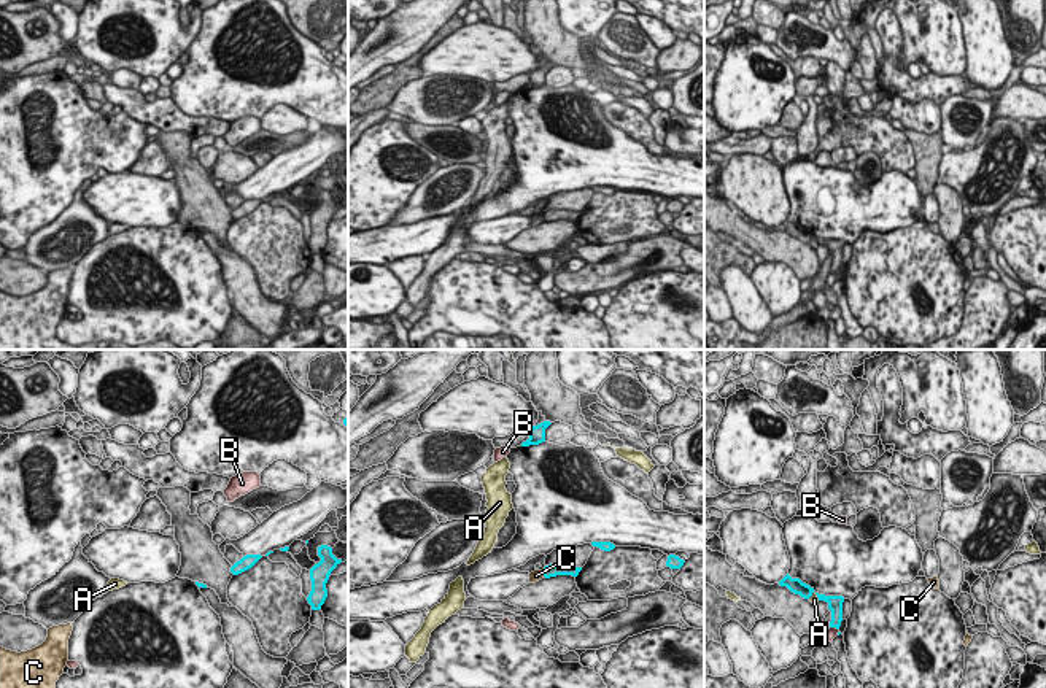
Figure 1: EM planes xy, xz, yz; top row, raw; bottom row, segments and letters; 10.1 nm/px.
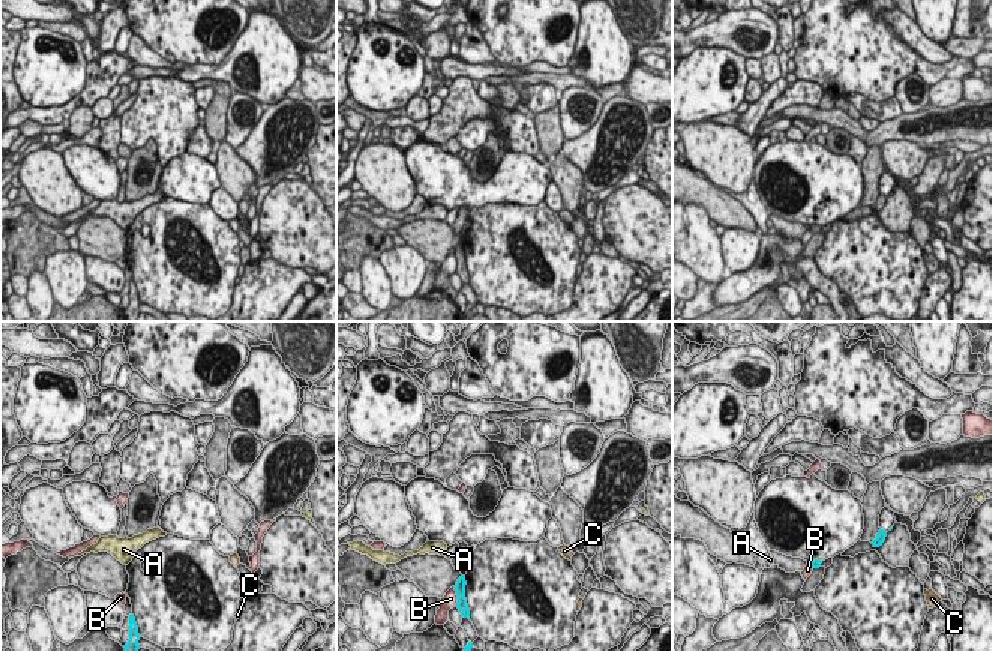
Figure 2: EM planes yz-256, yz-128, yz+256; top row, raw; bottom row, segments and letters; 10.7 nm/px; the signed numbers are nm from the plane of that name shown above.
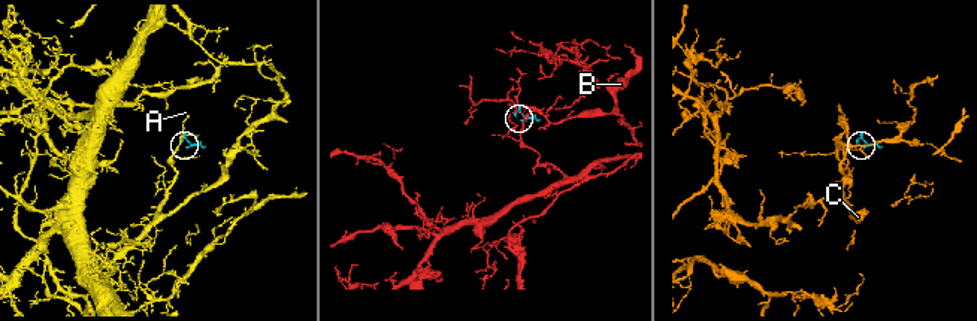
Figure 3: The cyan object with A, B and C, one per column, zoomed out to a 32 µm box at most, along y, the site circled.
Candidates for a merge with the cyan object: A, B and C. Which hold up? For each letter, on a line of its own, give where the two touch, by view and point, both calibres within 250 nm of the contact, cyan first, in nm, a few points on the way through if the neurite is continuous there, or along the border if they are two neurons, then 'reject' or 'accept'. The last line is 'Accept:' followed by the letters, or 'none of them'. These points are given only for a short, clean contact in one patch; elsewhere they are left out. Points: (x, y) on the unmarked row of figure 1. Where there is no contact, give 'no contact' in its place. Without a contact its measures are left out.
A: contact yz (816, 237); calibres 160 and 90 nm; border yz (808, 242), (814, 237), (819, 243); reject
B: contact yz (836, 272); calibres 160 and 100 nm; reject
C: contact xz (544, 218); calibres 130 and 120 nm; border xz (541, 215), (546, 221); reject
Accept: none of them

